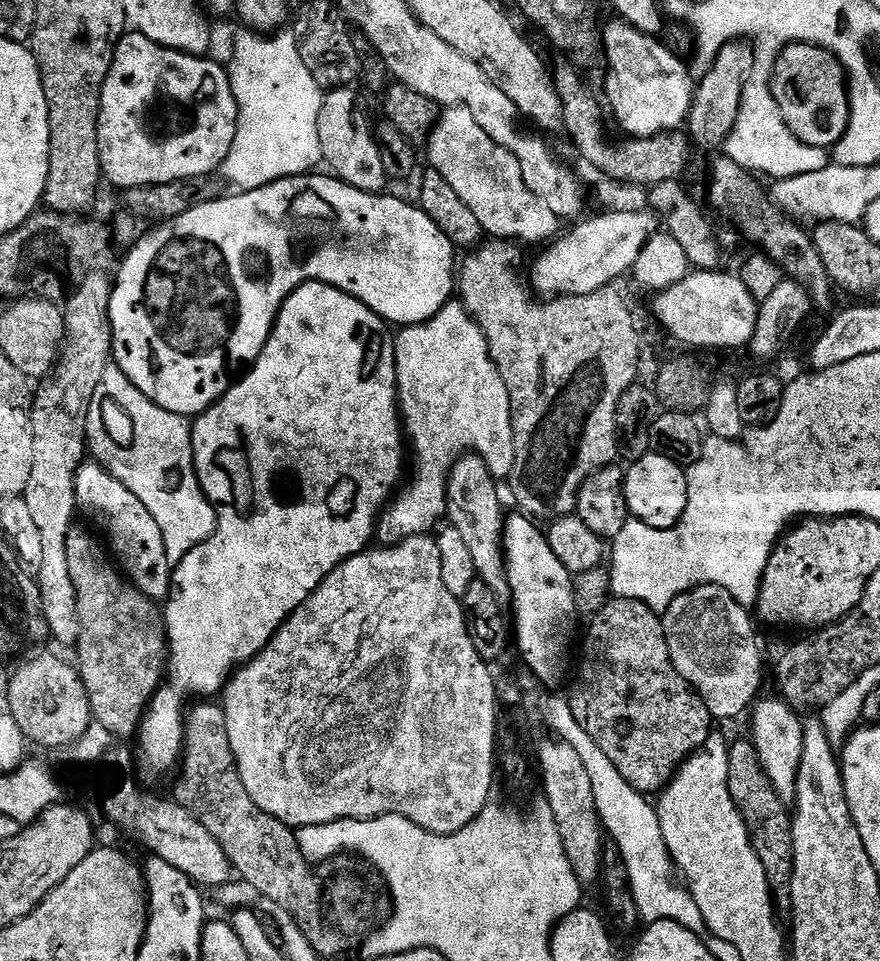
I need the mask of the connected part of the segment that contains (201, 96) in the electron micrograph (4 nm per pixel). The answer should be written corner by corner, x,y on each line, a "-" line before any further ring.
129,31
120,37
120,43
116,45
116,53
112,55
110,74
102,86
100,117
98,118
98,150
100,151
100,170
103,179
107,183
109,180
114,187
120,188
119,190
127,190
165,184
182,178
213,175
223,165
226,154
230,154
230,146
234,146
239,117
240,107
236,105
236,99
232,93
232,84
228,80
228,74
223,63
221,65
215,64
212,58
187,56
185,52
179,52
173,48
163,48
161,44
150,42
150,38
146,38
142,33

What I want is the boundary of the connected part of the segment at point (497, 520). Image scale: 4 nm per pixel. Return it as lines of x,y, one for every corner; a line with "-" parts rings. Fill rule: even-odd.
465,454
460,457
448,473
448,514
447,523
464,539
474,558
474,570
502,605
512,602
512,591
508,581
508,558
504,554
504,521
506,509
498,502
493,476
486,462
478,455

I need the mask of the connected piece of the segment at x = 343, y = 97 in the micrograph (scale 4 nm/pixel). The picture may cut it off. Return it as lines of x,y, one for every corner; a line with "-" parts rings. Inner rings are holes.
355,87
333,88
327,93
322,102
322,110
318,114
318,142
320,143
320,155
323,163
329,164
336,179
345,180
350,186
354,186
363,192
380,194
389,187
390,181
386,174
386,166
382,166
382,154
376,145
376,134
374,124
368,121
364,108
360,105
361,93

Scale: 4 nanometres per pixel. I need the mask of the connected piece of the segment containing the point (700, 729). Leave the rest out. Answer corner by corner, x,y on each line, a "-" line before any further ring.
613,598
602,609
597,616
591,617
588,633
584,636
584,649
580,652
580,669
576,672
576,681
572,684
572,693
566,696
570,710
574,714
574,718
578,718
578,726
582,726
582,730
586,730
586,734
590,734
590,738
594,738
594,742
598,742
598,750
602,750
602,754
606,754
606,758
610,758
610,762
614,762
614,770
618,770
618,774
622,774
622,778
626,778
626,782
630,782
630,786
634,786
636,792
645,794
659,793
667,788
668,781
676,775
676,771
681,764
690,756
695,756
707,745
708,737
713,735
714,719
708,712
706,702
700,696
700,693
688,684
686,678
675,669
674,662
670,658
670,649
667,646
666,634
663,632
663,622
661,617
650,606
646,606
637,600
622,600

